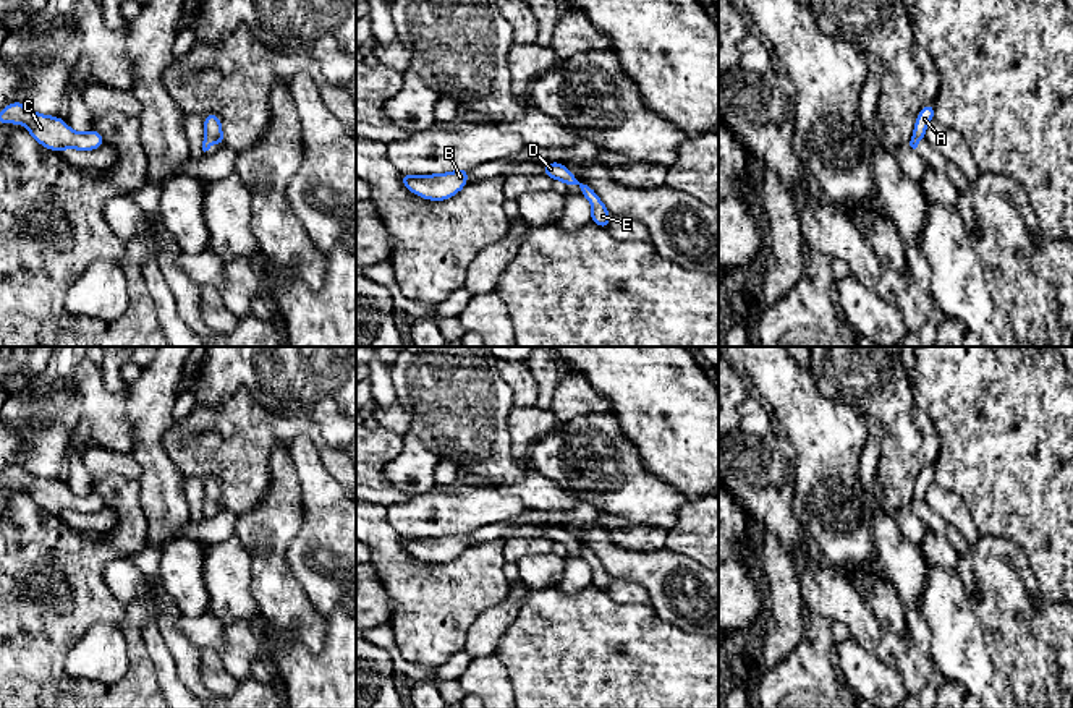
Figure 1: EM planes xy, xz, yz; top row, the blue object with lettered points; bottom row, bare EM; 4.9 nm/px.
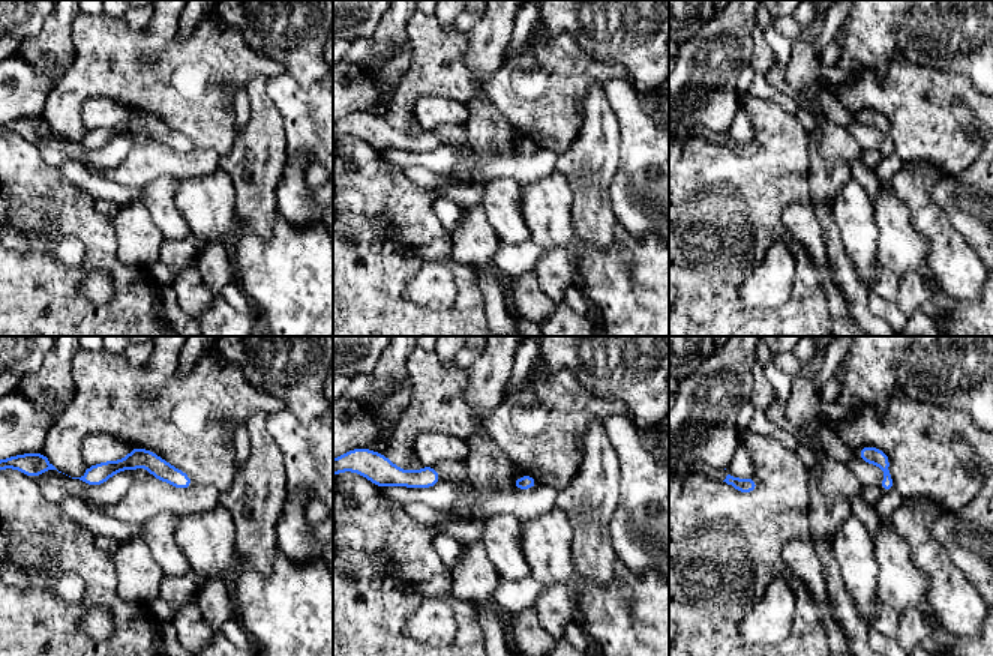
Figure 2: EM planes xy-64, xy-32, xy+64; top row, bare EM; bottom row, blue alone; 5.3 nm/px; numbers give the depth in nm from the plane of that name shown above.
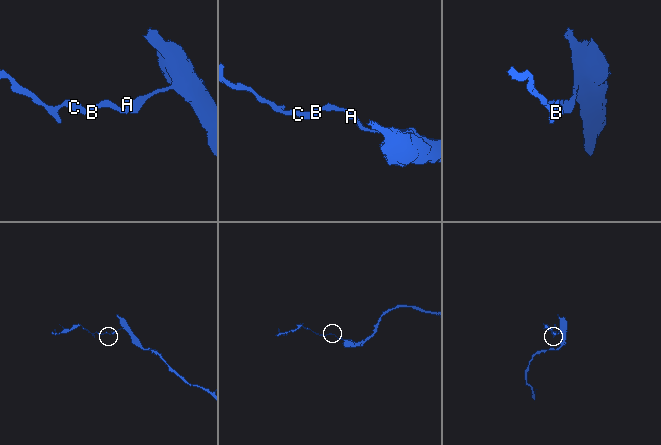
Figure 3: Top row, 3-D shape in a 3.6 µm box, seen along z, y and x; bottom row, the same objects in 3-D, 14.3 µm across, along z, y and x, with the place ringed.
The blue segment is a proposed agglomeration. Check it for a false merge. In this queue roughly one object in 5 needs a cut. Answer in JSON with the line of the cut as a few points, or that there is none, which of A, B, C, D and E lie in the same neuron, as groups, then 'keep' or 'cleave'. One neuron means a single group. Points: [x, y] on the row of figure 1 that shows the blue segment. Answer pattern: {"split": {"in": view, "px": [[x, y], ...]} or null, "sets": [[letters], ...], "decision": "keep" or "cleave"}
{"split": null, "sets": [["A", "B", "C", "D", "E"]], "decision": "keep"}

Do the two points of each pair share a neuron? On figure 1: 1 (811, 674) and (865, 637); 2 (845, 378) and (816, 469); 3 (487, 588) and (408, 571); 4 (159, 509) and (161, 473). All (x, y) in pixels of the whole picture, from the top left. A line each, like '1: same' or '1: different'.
1: different
2: different
3: same
4: same

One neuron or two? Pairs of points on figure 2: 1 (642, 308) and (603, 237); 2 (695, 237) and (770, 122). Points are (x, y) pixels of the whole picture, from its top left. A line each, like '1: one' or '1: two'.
1: two
2: one

